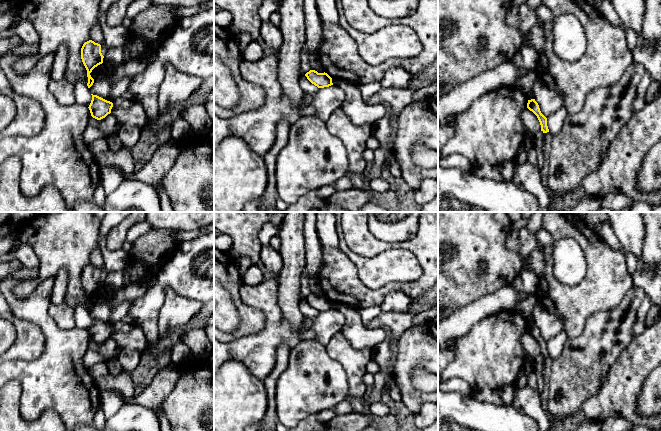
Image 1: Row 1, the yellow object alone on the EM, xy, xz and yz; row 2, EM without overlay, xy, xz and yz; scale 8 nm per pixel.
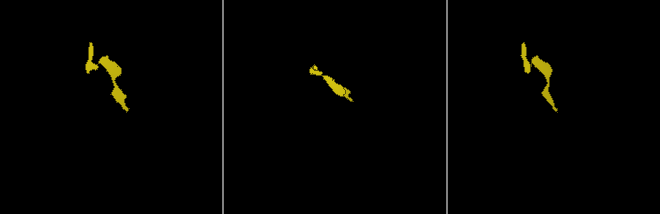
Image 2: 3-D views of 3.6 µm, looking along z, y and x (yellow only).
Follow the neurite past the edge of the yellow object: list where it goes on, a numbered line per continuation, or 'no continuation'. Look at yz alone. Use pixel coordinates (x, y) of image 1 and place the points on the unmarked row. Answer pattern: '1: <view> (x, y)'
no continuation

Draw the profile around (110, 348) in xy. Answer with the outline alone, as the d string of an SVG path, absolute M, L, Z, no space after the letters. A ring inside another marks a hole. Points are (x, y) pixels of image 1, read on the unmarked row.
M111 337L105 342L98 344L98 352L105 357L117 357L122 351L122 347Z

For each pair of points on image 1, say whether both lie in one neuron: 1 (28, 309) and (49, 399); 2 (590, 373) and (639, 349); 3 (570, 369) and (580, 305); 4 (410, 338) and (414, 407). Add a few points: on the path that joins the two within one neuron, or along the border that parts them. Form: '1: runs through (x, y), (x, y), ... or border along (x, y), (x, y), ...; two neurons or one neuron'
1: runs through (51, 331), (52, 376); one neuron
2: border along (630, 343), (622, 351), (602, 381); two neurons
3: border along (588, 316), (583, 330), (576, 336), (568, 337); two neurons
4: runs through (408, 355), (406, 359), (407, 390); one neuron

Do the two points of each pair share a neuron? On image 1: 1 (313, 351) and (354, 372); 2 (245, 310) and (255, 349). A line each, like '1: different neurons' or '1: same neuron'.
1: different neurons
2: different neurons

